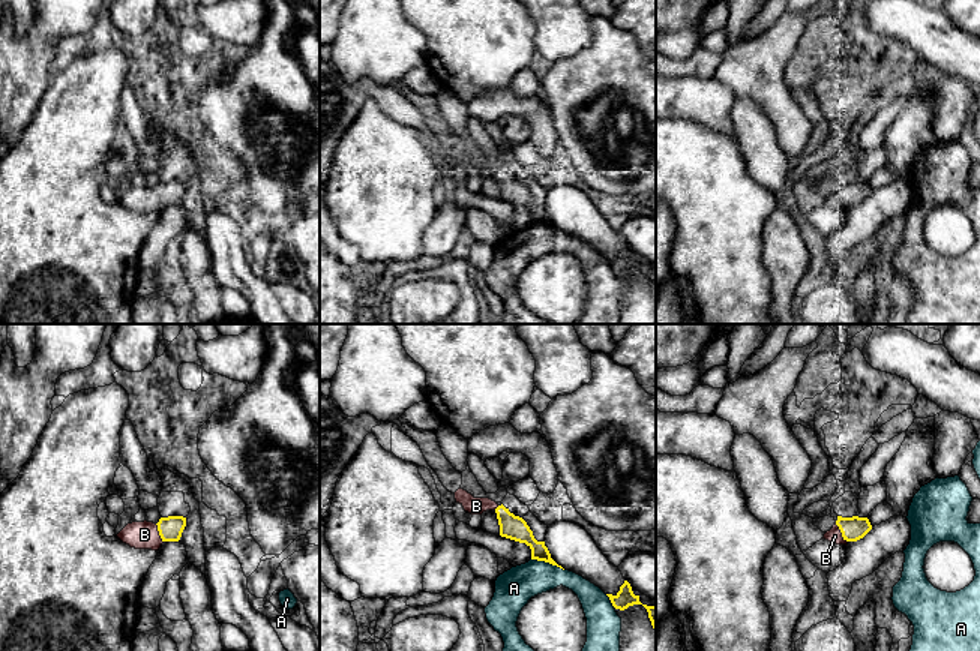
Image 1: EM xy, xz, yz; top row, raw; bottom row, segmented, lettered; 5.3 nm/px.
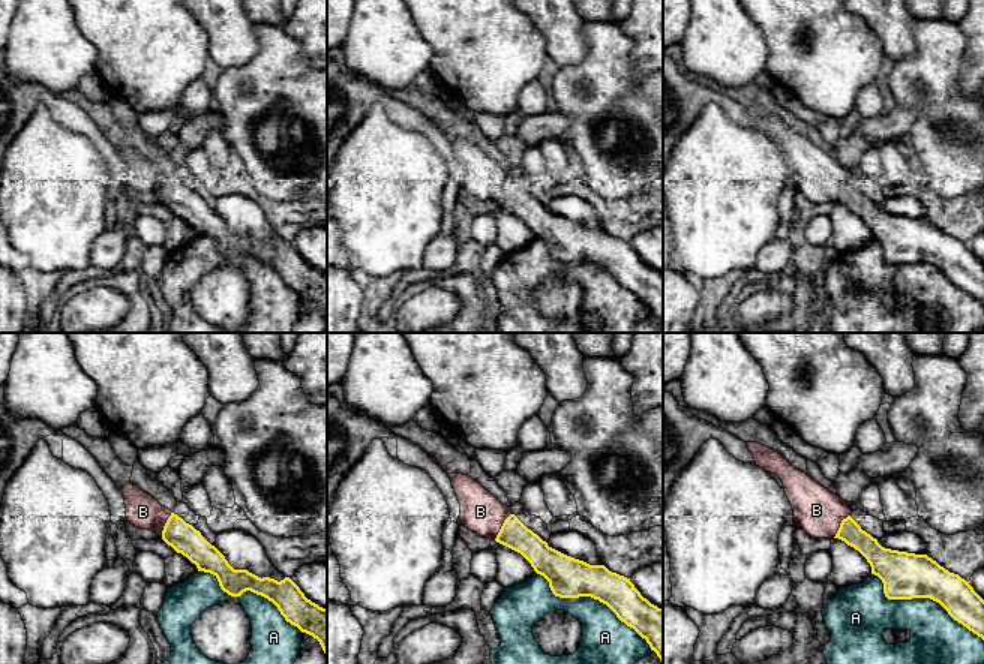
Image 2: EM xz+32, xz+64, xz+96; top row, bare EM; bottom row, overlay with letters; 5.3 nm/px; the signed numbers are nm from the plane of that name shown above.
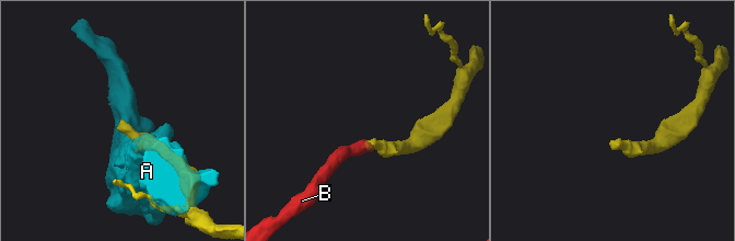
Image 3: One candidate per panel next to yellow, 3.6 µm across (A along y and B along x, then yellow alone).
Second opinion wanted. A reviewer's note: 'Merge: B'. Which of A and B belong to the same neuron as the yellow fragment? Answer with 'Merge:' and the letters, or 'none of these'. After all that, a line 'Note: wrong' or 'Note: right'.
Merge: B
Note: right

